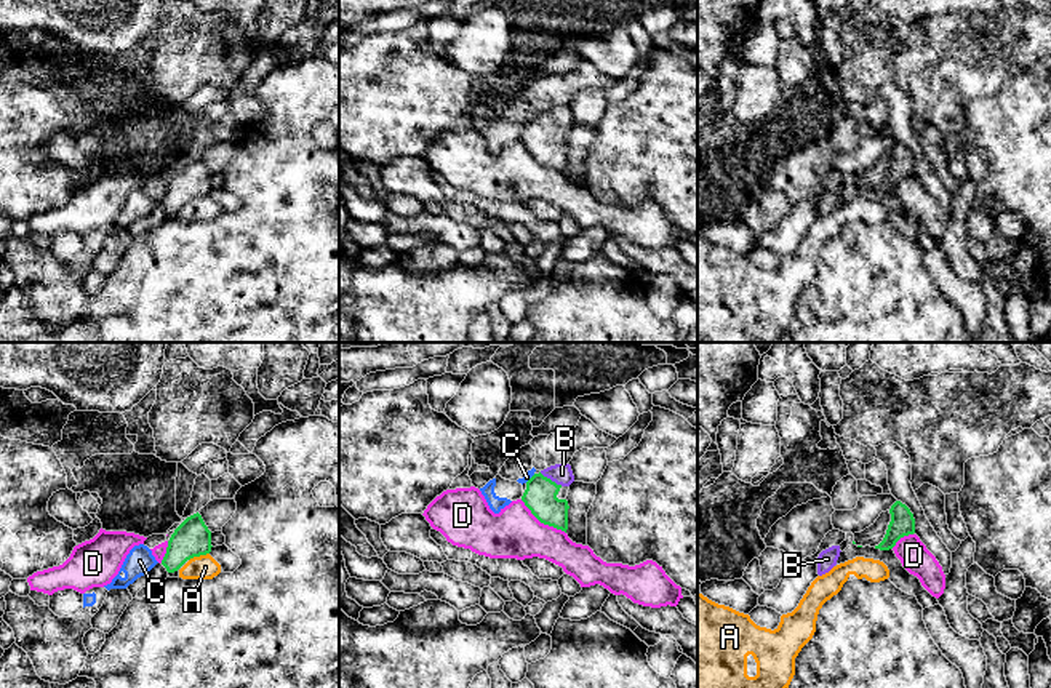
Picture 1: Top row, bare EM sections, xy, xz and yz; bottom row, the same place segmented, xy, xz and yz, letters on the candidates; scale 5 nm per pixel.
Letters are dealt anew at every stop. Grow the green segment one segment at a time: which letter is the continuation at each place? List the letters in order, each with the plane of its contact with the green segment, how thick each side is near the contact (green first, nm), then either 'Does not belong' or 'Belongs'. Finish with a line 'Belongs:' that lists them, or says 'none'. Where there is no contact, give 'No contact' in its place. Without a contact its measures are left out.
A: Touches green in xy. Thickness 190 nm (green) against 120 nm. Does not belong
B: Touches green in xz. Thickness 160 nm (green) against 110 nm. Belongs
C: Touches green in xz. Thickness 160 nm (green) against 40 nm. Does not belong
D: Touches green in xz. Thickness 160 nm (green) against 260 nm. Does not belong
Belongs: B

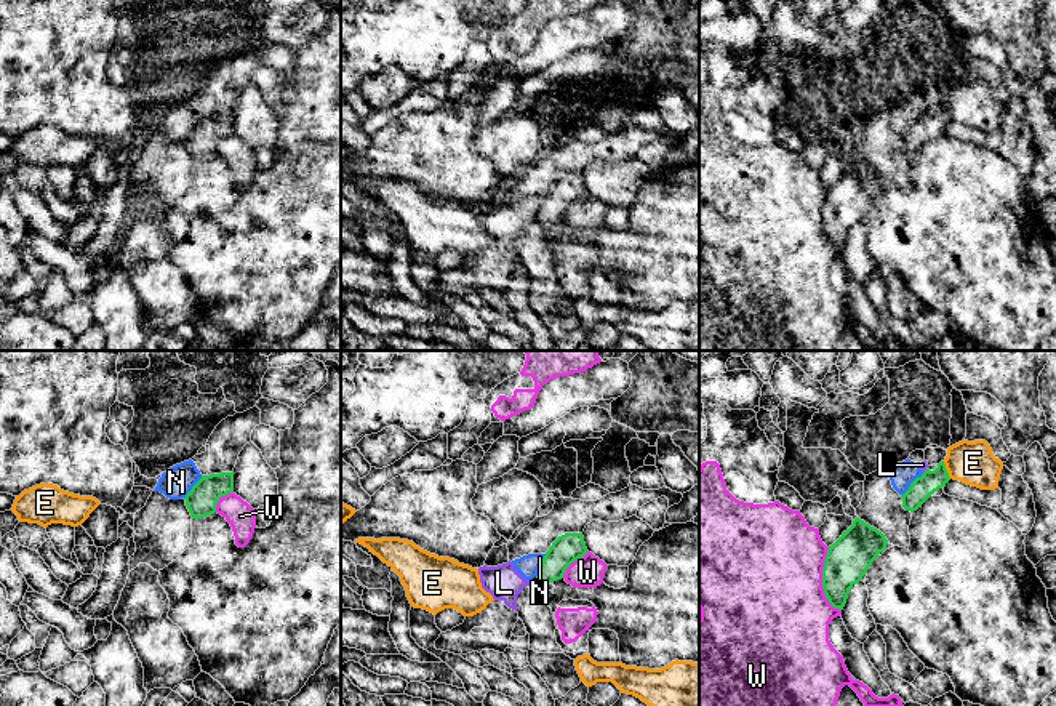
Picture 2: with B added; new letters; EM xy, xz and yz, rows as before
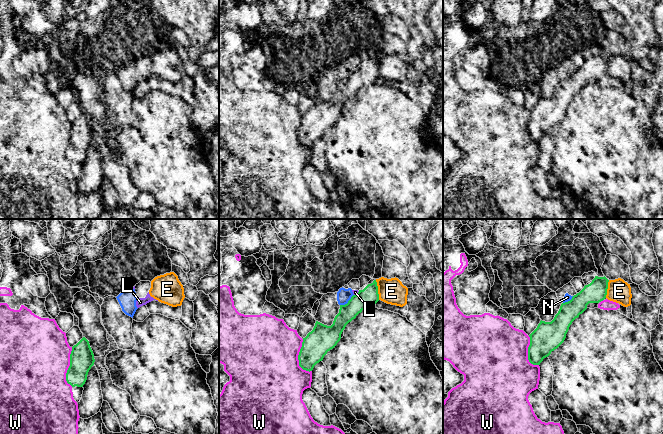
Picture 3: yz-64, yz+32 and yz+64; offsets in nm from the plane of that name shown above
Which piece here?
E: Touches green in yz. Thickness 110 nm (green) against 220 nm. Does not belong
L: Touches green in yz. Thickness 110 nm (green) against 40 nm. Does not belong
N: Touches green in yz. Thickness 110 nm (green) against 120 nm. Does not belong
W: Touches green in yz. Thickness 220 nm (green) against 500 nm. Does not belong
Belongs: none

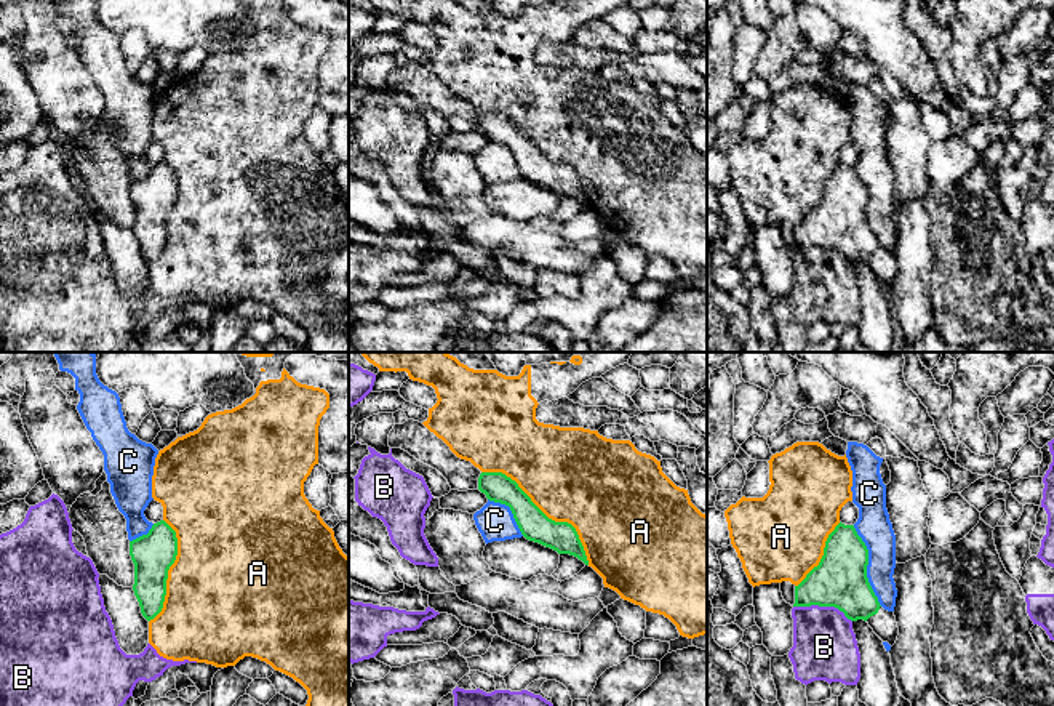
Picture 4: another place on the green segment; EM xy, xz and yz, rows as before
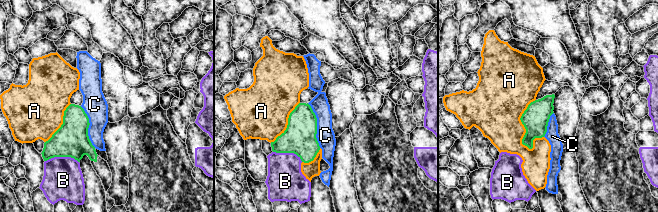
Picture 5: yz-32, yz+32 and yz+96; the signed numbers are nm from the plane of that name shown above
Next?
A: Touches green in xz. Thickness 160 nm (green) against 480 nm. Does not belong
B: Touches green in yz. Thickness 280 nm (green) against 320 nm. Does not belong
C: Touches green in yz. Thickness 280 nm (green) against 170 nm. Does not belong
Belongs: none

